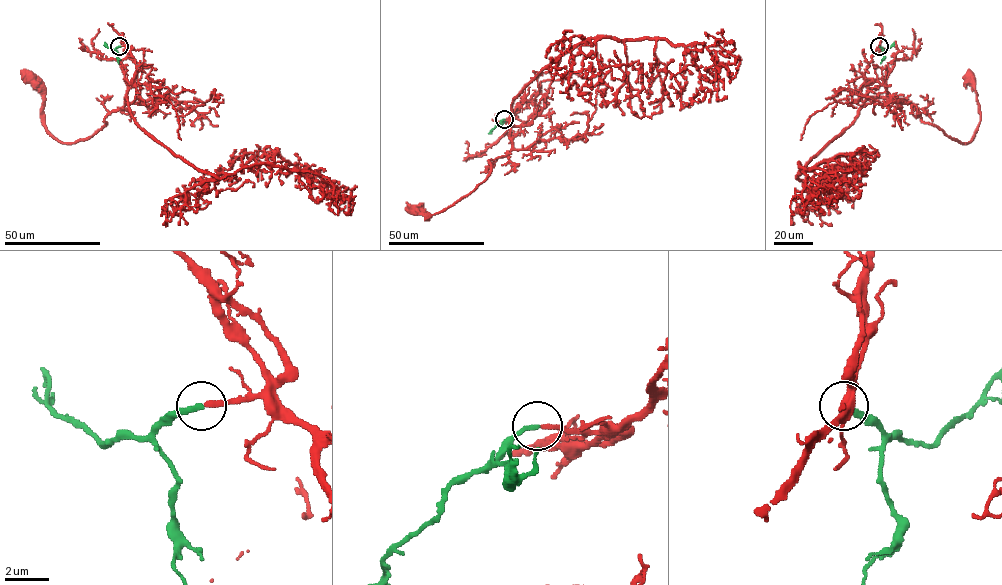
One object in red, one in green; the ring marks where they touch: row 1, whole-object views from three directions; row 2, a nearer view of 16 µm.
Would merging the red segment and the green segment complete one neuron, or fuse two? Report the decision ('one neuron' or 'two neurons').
one neuron

